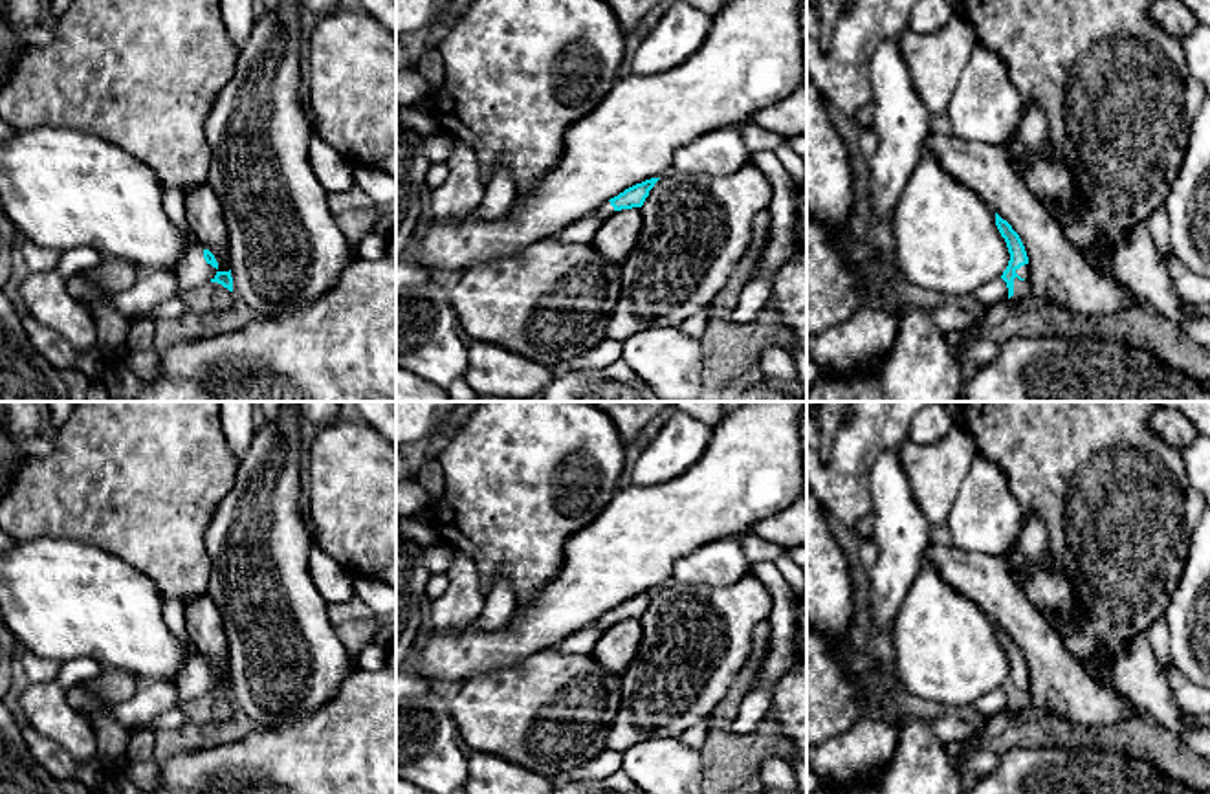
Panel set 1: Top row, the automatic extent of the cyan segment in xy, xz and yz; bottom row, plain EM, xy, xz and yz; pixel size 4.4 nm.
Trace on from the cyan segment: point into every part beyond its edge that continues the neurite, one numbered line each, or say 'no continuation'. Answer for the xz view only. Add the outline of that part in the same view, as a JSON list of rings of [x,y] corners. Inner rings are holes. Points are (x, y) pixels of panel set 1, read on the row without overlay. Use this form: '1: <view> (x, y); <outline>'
1: xz (604, 622); [[[605,612],[603,616],[600,616],[594,623],[592,623],[600,633],[607,631],[609,627],[614,625],[614,618],[610,616],[610,612]]]

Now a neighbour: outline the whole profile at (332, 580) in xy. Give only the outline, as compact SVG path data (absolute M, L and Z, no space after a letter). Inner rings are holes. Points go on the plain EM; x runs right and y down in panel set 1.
M319 546L308 557L310 578L326 603L343 603L354 596L354 574Z

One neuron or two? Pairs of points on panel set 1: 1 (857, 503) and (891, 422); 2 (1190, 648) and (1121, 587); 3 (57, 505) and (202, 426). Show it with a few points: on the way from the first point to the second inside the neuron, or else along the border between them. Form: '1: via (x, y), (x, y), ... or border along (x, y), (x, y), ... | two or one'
1: via (857, 483), (857, 457), (871, 442) | one
2: border along (1181, 576), (1163, 617) | two
3: via (94, 488), (127, 475), (165, 437) | one

